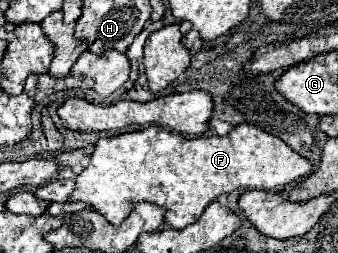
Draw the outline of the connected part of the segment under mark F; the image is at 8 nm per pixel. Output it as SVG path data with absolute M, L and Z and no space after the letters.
M239 124L233 128L233 136L199 136L183 138L161 126L149 126L145 130L133 130L119 136L99 138L89 164L75 178L75 190L69 196L71 202L85 202L97 210L107 222L121 224L133 208L133 202L153 202L165 210L165 224L171 228L185 228L203 214L205 206L211 204L219 194L229 194L233 190L273 190L281 184L289 184L313 170L311 162L293 152L283 140L263 132L251 124Z

